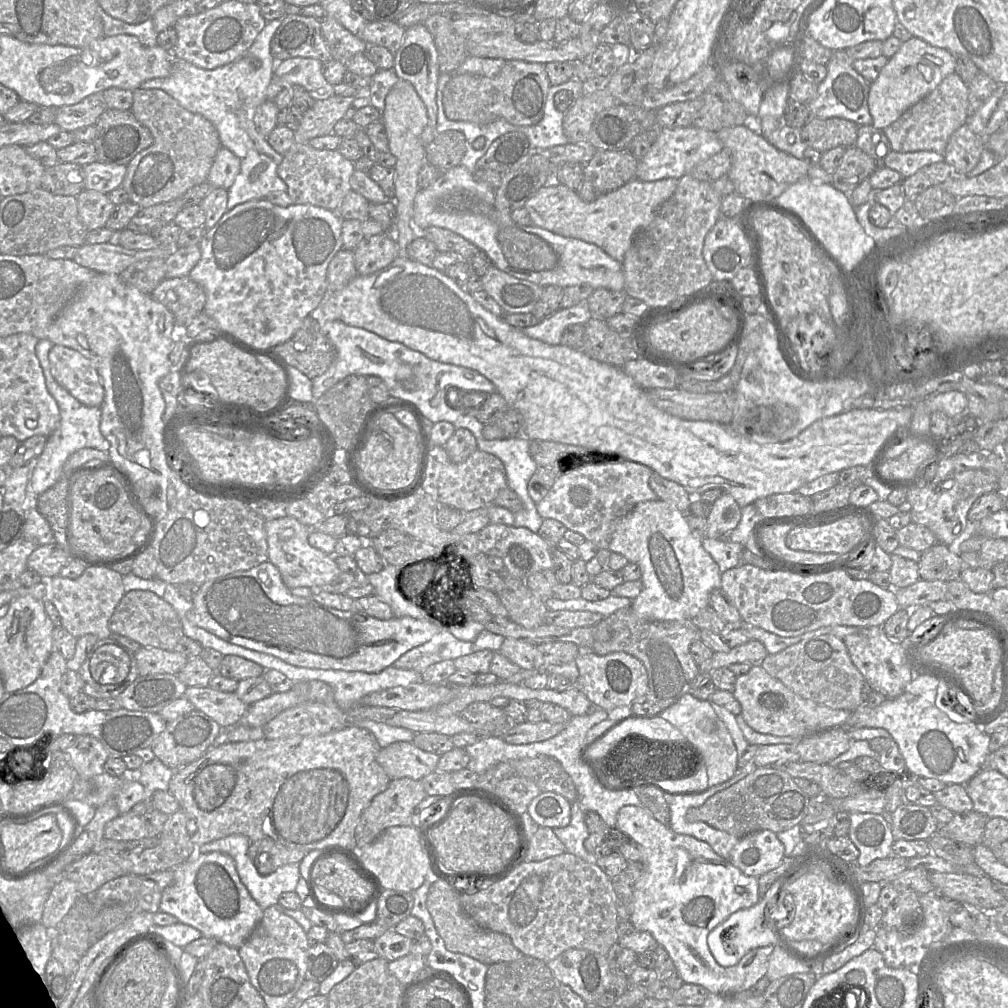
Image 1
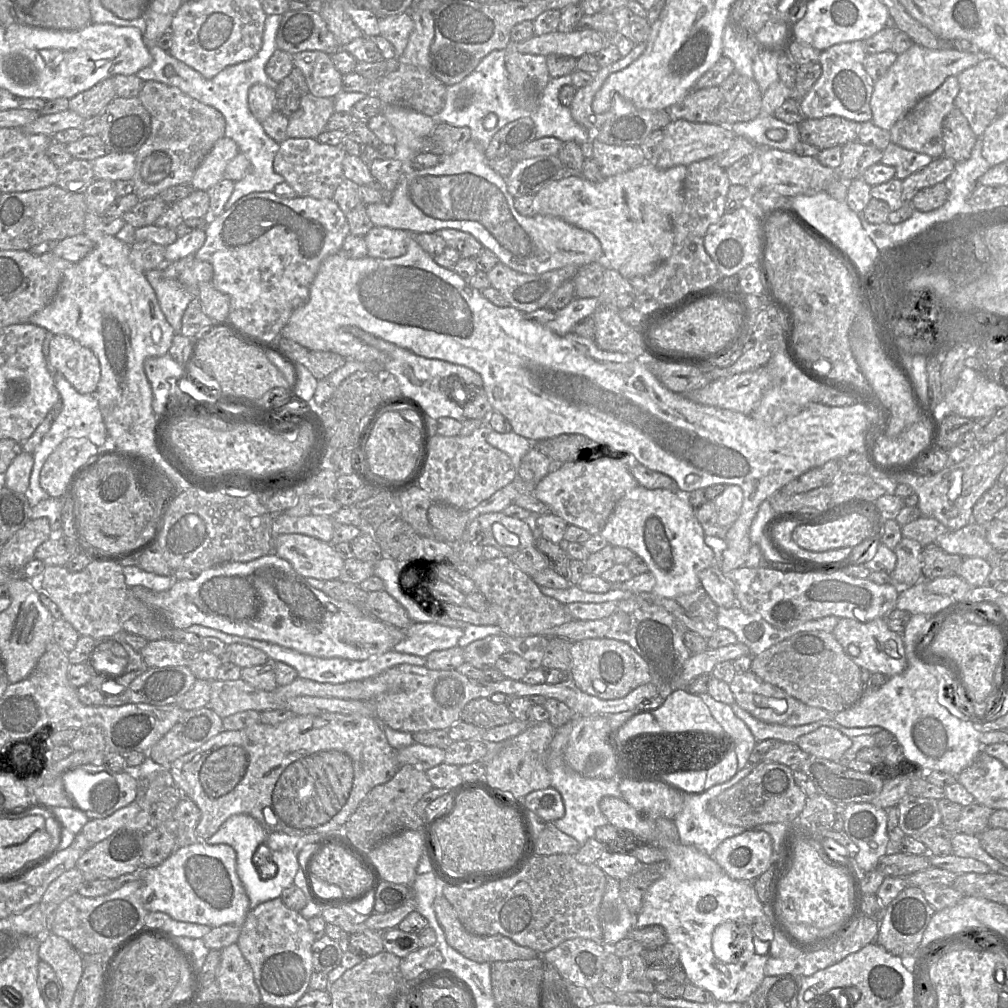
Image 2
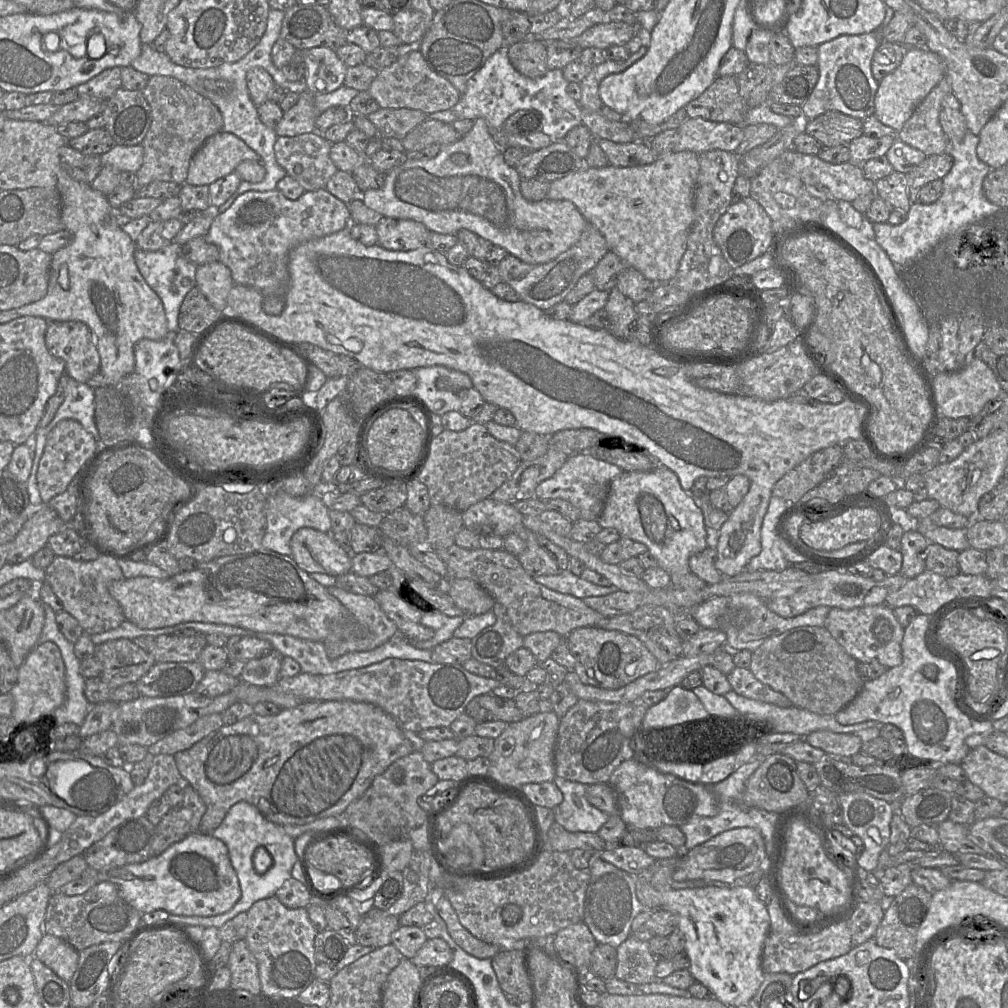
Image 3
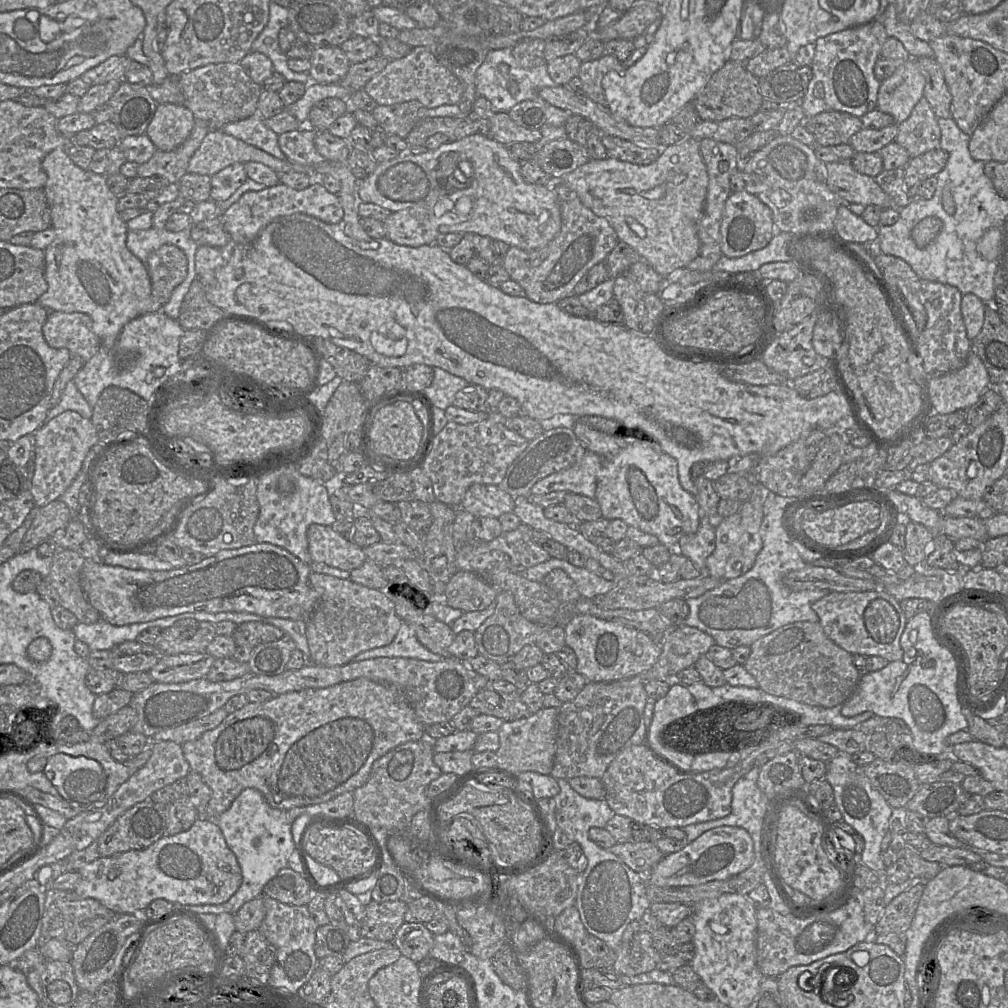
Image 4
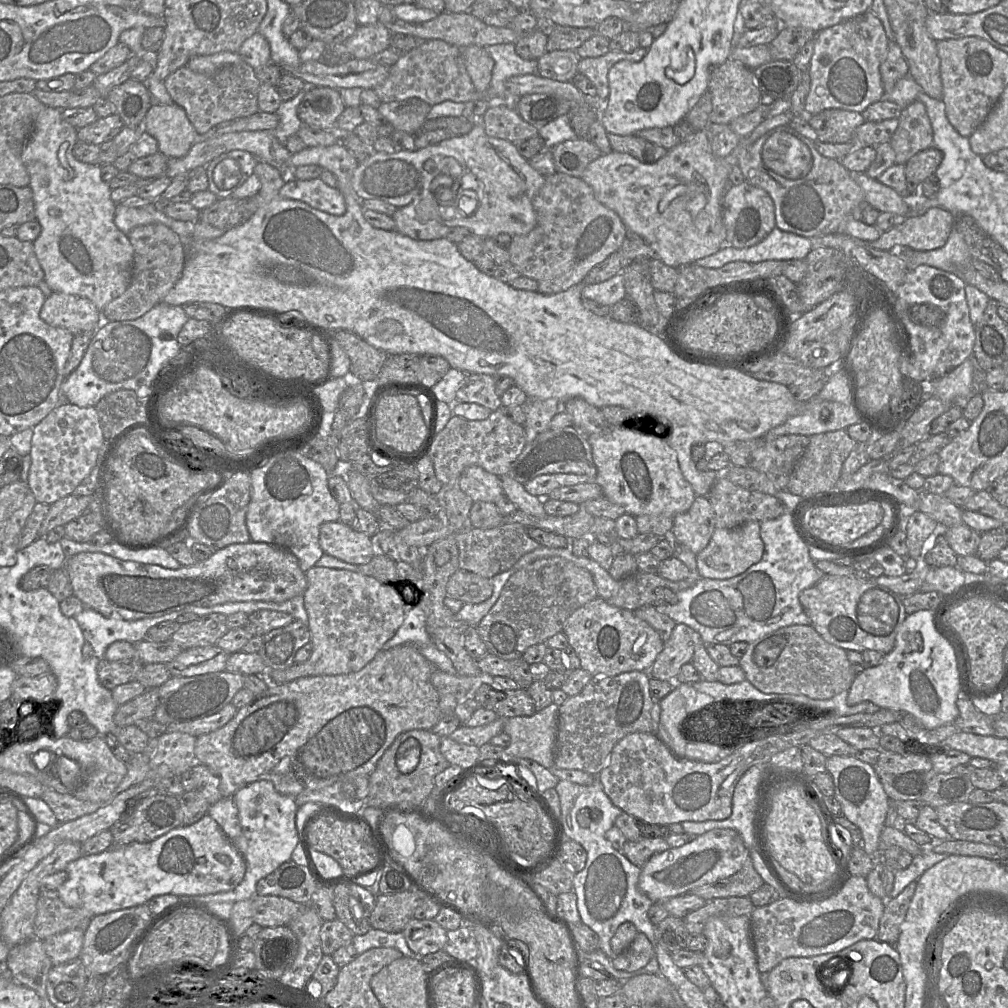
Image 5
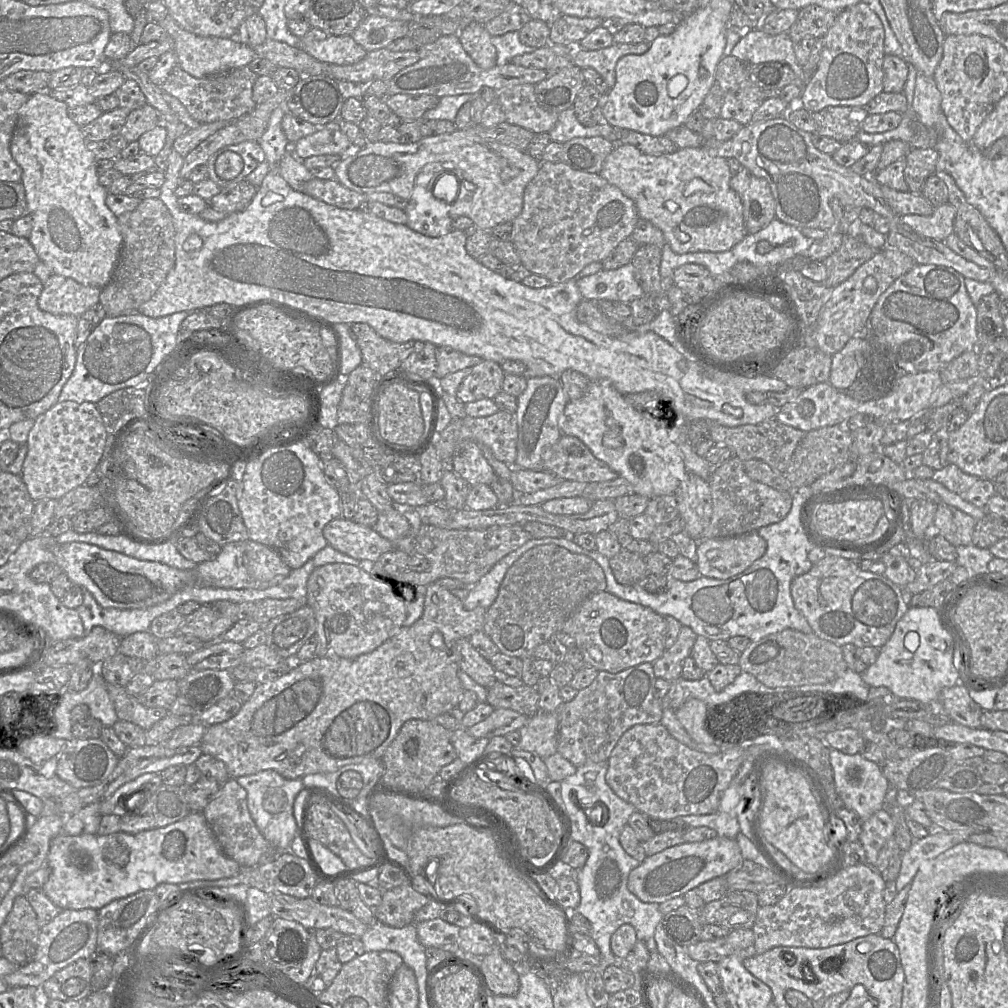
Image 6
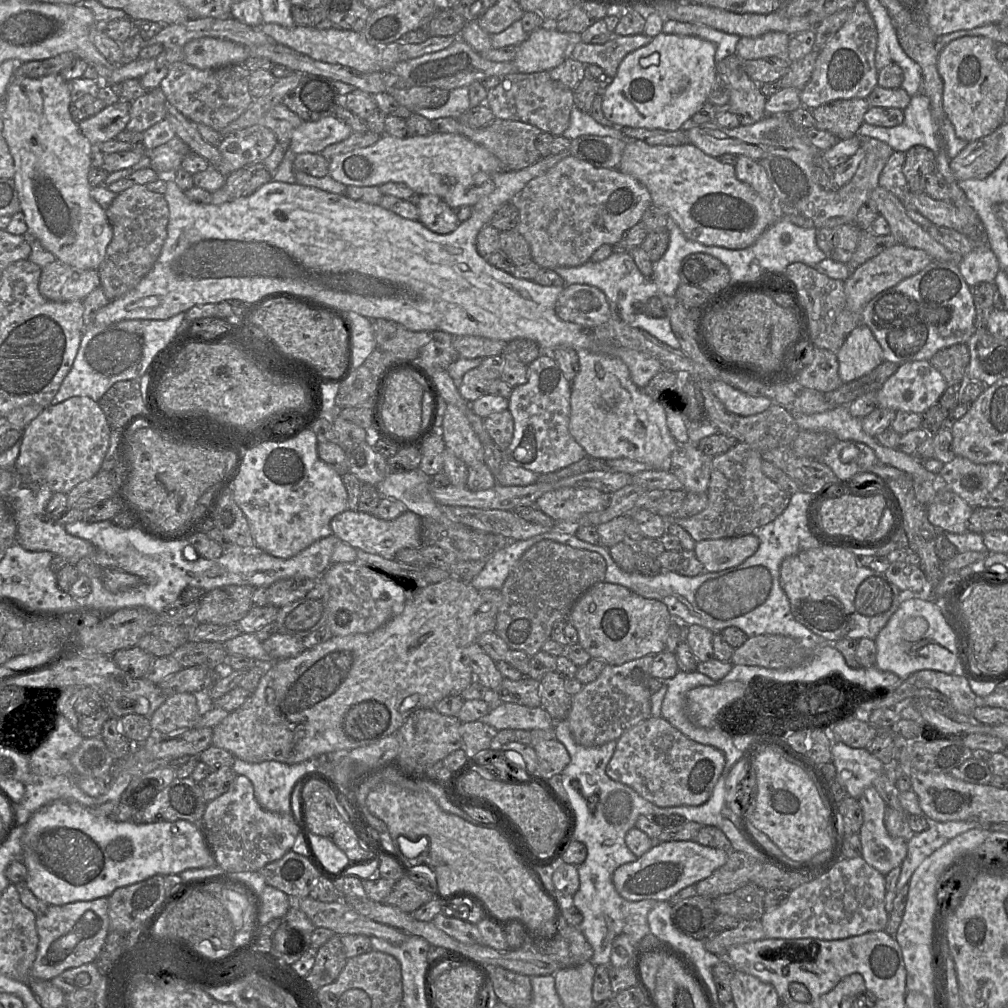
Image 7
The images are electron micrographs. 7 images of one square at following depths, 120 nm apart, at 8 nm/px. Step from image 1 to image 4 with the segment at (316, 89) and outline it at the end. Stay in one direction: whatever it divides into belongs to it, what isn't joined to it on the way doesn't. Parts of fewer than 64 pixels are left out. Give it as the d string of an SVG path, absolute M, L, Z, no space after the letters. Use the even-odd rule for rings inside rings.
M314 46L308 71L310 81L317 84L340 83L346 77L351 63L338 46Z

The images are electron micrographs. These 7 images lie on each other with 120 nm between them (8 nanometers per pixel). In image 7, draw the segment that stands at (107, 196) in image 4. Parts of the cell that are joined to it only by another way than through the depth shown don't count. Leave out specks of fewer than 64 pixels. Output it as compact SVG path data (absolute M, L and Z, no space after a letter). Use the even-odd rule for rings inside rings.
M60 74L41 78L14 75L4 96L3 137L14 160L14 183L21 211L25 216L28 235L34 237L56 259L78 269L97 270L111 242L113 230L106 211L92 198L88 172L93 145L81 133L70 114L71 94L69 82Z

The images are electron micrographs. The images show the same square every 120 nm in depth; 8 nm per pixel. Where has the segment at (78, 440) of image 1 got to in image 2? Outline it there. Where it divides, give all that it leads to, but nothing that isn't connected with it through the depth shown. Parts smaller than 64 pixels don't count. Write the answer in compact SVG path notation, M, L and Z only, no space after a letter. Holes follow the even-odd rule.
M51 332L47 333L43 343L43 354L47 361L47 367L53 374L55 386L60 394L62 409L53 421L46 435L43 437L41 443L33 452L34 463L30 474L29 487L25 493L31 508L37 505L41 500L47 499L49 497L48 494L40 486L40 472L47 457L64 439L69 437L85 437L88 438L96 446L102 446L108 441L108 433L103 421L102 414L100 412L97 392L95 391L89 394L81 394L77 392L75 388L67 381L67 379L49 364L49 345L53 335L54 334Z

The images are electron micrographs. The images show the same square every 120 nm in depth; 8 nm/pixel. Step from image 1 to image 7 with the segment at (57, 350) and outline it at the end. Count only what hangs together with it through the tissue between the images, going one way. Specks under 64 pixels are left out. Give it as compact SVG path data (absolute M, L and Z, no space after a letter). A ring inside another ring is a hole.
M59 260L42 267L39 291L53 302L83 301L100 286L100 276L95 269L78 269Z

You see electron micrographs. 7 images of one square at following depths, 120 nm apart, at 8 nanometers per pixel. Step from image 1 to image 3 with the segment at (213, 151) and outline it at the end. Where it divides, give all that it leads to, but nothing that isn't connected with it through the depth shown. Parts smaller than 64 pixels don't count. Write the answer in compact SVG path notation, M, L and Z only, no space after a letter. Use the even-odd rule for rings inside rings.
M151 76L142 92L151 108L151 123L141 143L144 158L135 173L134 189L139 190L154 180L182 185L194 154L209 137L222 131L221 111L208 98L174 77Z

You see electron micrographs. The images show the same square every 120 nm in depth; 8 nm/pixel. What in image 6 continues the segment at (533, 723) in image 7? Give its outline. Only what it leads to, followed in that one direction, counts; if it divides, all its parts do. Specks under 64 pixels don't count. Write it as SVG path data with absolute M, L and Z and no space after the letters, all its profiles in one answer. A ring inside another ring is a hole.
M494 708L486 719L468 728L467 732L475 738L491 739L495 736L505 736L522 728L529 718L511 709Z

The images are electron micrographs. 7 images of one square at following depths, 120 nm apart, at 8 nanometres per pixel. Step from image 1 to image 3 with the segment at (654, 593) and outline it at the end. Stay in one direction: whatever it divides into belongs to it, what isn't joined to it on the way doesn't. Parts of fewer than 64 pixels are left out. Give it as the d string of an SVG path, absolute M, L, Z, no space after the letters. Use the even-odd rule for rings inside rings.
M664 466L647 472L623 472L613 479L598 522L602 529L616 529L621 537L644 544L669 575L690 572L689 558L709 546L698 501L682 489L677 475Z

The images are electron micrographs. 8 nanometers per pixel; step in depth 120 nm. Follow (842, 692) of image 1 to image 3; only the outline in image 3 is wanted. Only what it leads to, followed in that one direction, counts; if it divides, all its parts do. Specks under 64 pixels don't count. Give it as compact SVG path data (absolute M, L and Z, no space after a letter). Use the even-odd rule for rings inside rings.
M801 626L767 638L752 652L749 670L760 682L786 696L793 706L819 715L835 715L863 687L857 663L824 626Z

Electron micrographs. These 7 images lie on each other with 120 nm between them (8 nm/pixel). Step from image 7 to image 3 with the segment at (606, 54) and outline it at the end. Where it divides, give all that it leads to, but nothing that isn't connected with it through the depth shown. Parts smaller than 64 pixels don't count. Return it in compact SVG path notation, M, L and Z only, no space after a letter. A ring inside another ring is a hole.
M641 46L641 48L624 62L615 62L605 60L603 63L590 69L587 76L579 83L581 88L581 96L578 101L581 109L587 109L599 113L607 119L613 121L622 120L622 116L616 111L606 106L599 96L599 85L607 75L620 73L625 71L646 53L648 48Z

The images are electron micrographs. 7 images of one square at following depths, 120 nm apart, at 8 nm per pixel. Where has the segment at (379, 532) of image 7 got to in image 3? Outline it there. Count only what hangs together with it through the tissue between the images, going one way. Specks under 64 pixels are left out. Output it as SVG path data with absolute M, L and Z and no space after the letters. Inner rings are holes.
M303 527L291 538L292 558L299 567L309 573L324 573L334 577L346 574L352 569L352 552L347 552L334 539L331 533Z

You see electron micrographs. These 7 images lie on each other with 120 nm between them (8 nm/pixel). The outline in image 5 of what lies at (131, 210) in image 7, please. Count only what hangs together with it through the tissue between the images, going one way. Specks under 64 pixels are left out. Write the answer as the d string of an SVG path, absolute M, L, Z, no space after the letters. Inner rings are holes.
M164 224L137 226L127 237L134 249L130 283L122 295L109 302L101 311L104 321L134 320L146 314L163 301L181 277L186 263L186 249L179 236Z

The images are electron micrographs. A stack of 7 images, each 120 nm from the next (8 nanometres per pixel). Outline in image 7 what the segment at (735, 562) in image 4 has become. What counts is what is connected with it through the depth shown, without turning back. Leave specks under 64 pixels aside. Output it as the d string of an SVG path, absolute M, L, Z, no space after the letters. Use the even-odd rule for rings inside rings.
M753 535L702 540L694 552L705 572L719 572L740 565L756 553L759 539Z

